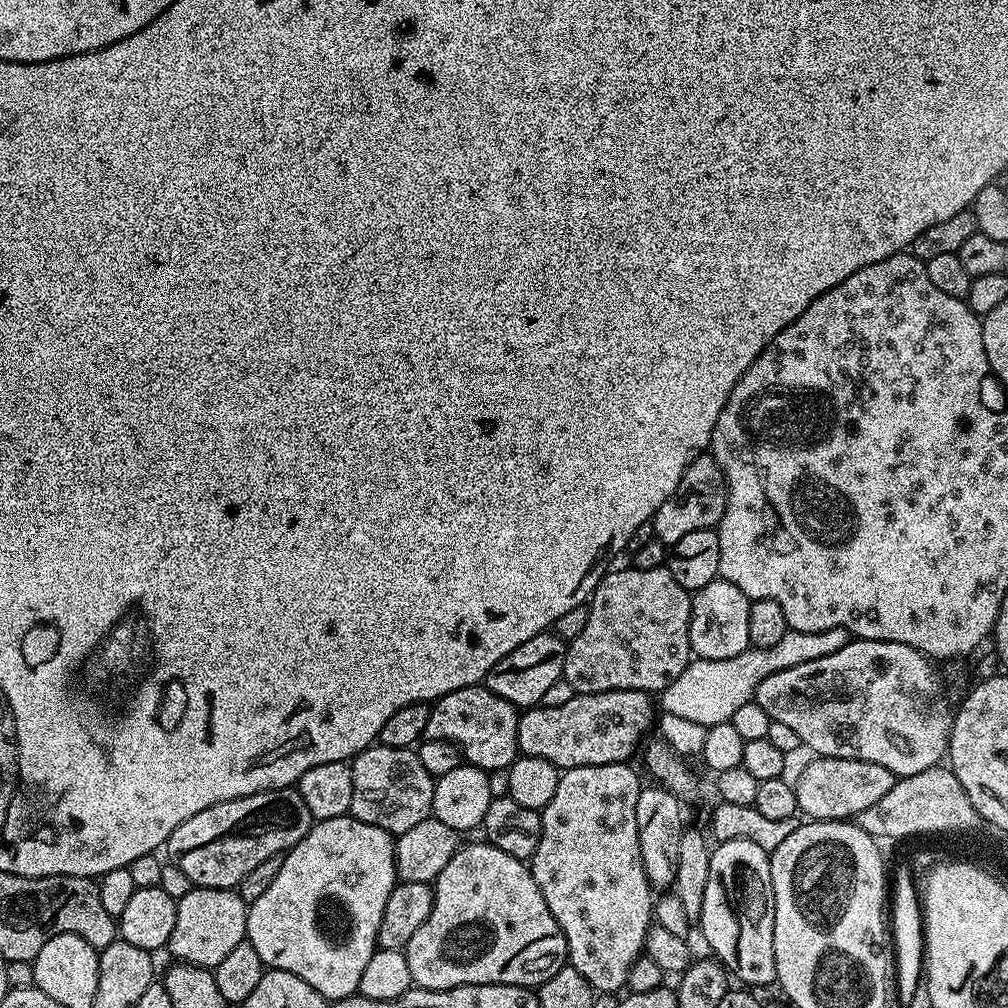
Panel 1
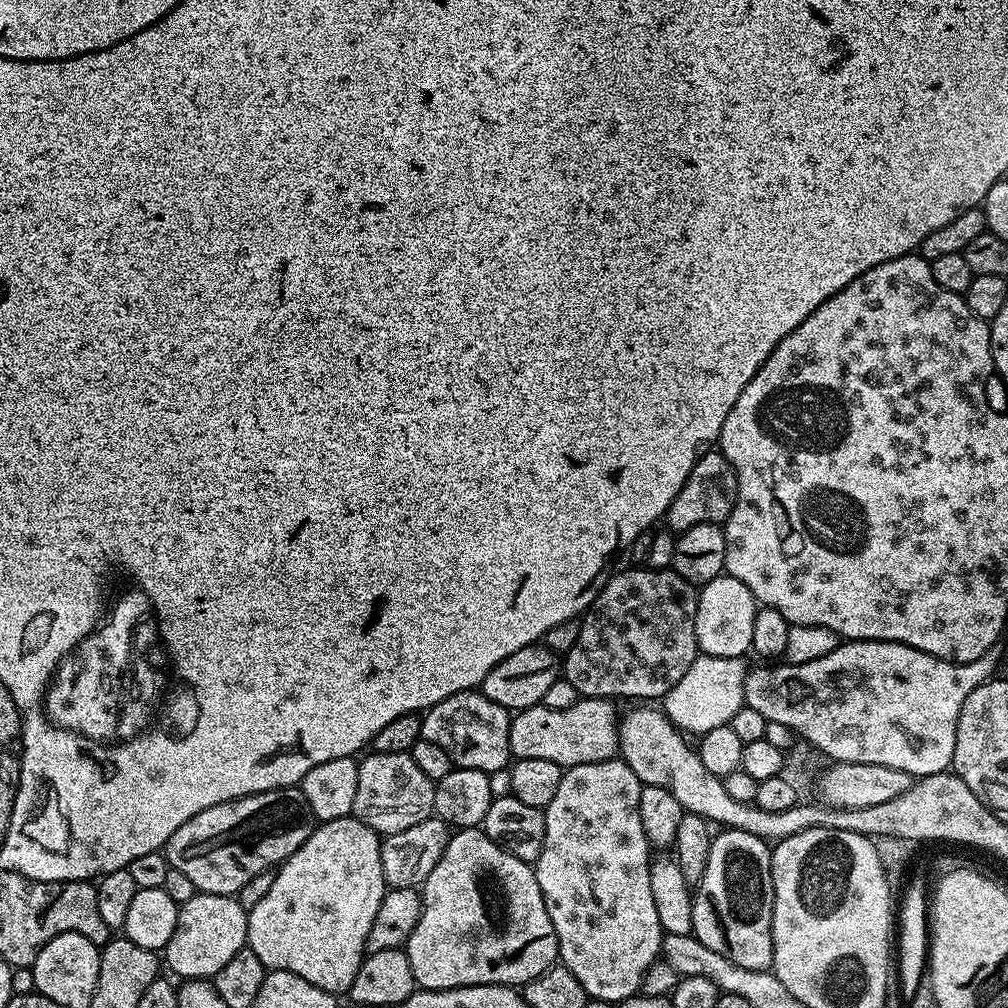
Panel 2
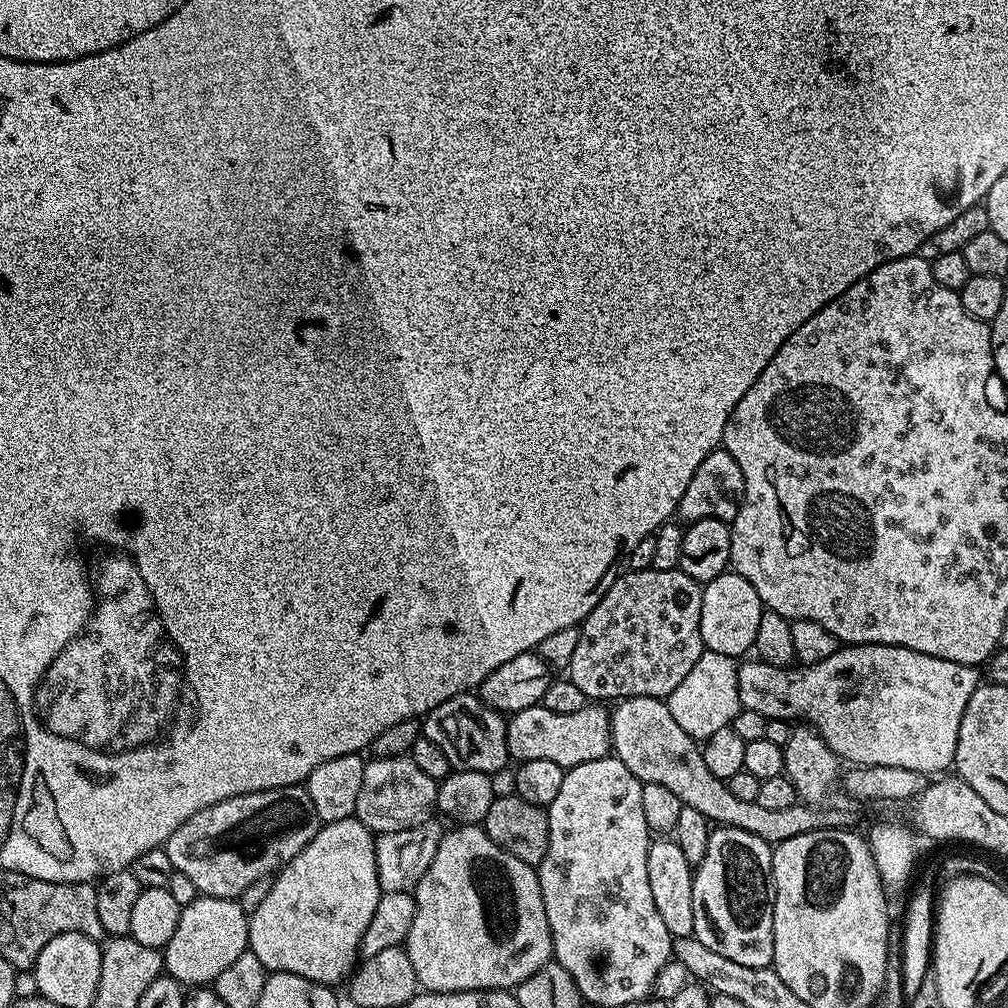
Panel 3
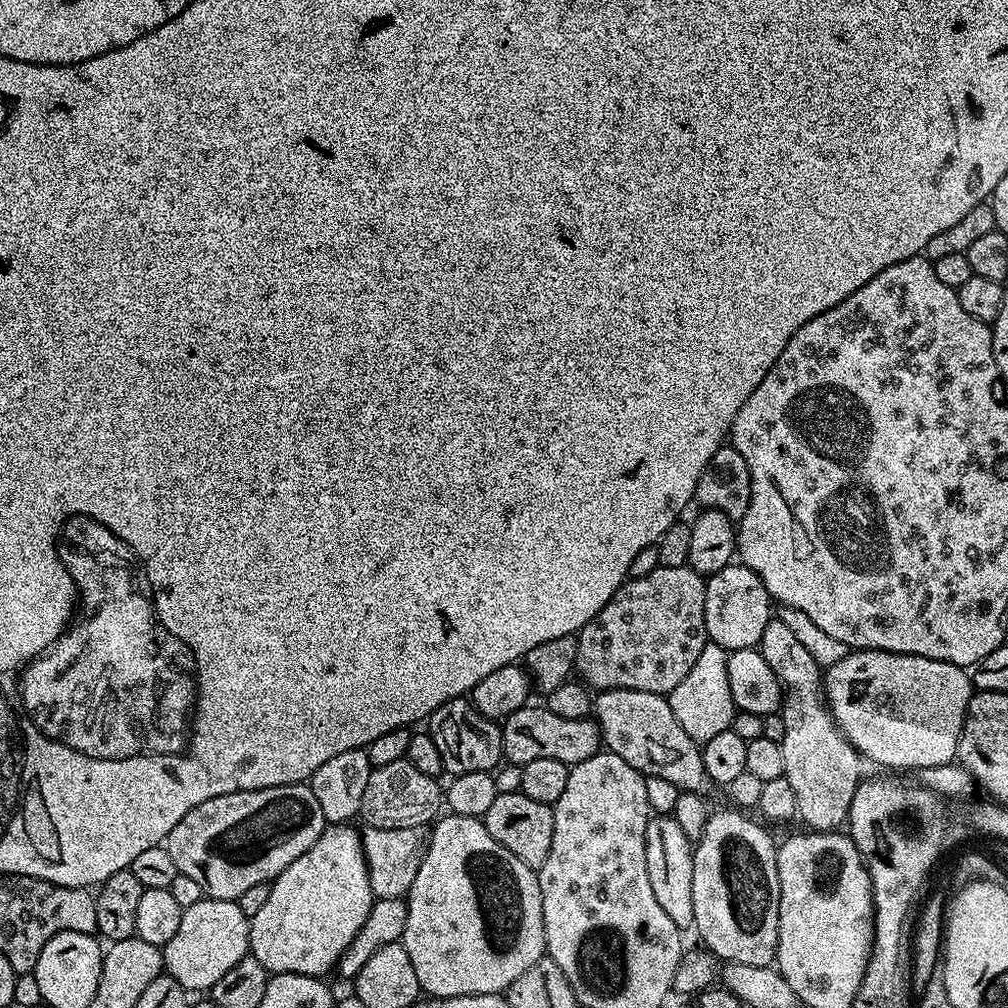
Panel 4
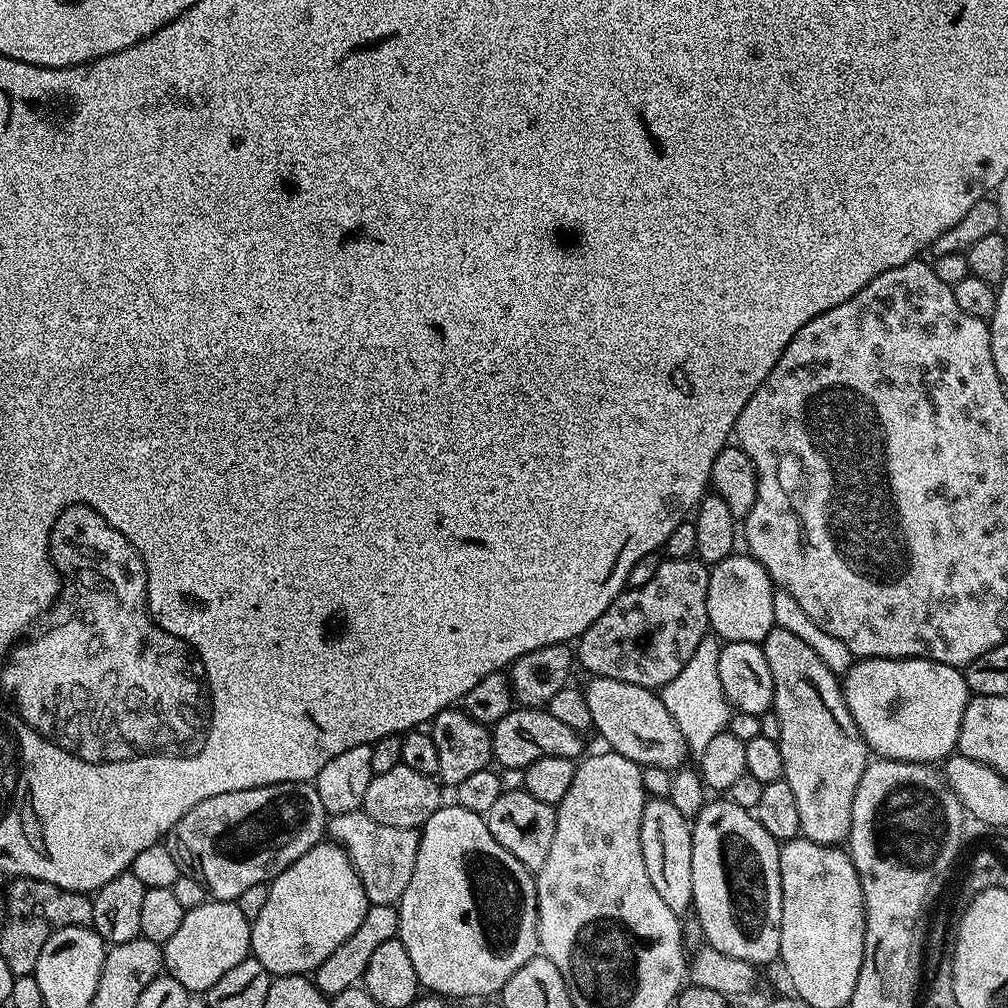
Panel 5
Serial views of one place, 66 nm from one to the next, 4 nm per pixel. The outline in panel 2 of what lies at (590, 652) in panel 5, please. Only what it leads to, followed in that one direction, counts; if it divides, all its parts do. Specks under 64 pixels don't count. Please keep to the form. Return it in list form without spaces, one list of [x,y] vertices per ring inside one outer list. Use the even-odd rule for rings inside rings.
[[[671,531],[656,532],[650,542],[647,566],[632,566],[625,572],[609,575],[604,588],[583,613],[580,629],[592,636],[592,628],[624,628],[628,632],[628,656],[644,656],[644,636],[652,640],[648,656],[652,656],[652,702],[659,701],[656,692],[668,693],[690,670],[696,660],[696,598],[697,589],[671,569],[676,536]],[[644,567],[652,568],[644,568]],[[665,568],[665,569],[664,569]],[[652,628],[652,632],[648,632]]]

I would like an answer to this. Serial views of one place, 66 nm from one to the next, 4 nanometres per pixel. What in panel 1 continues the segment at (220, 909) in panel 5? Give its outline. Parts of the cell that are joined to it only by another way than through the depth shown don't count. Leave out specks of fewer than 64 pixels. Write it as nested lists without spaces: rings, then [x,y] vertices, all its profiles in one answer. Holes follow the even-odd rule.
[[[193,887],[176,902],[174,934],[170,934],[166,948],[172,951],[172,960],[182,964],[193,964],[199,968],[215,970],[218,962],[234,950],[234,946],[245,943],[248,934],[248,909],[239,891],[231,888],[197,888]]]

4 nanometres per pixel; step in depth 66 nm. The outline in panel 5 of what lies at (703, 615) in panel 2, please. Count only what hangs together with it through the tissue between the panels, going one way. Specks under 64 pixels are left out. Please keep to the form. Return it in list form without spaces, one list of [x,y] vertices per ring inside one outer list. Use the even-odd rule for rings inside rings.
[[[733,554],[722,562],[711,565],[706,594],[709,629],[724,642],[763,645],[766,634],[770,634],[770,630],[777,627],[774,618],[776,591],[770,574],[766,574],[763,566],[750,555]]]

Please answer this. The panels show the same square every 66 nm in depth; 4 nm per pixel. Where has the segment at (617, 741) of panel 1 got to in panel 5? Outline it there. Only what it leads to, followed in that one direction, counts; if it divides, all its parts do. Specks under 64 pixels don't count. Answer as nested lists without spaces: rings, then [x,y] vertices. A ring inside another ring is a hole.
[[[513,707],[498,723],[491,725],[492,755],[495,763],[504,770],[523,770],[538,758],[570,758],[575,761],[585,751],[581,733],[565,726],[544,708]]]

